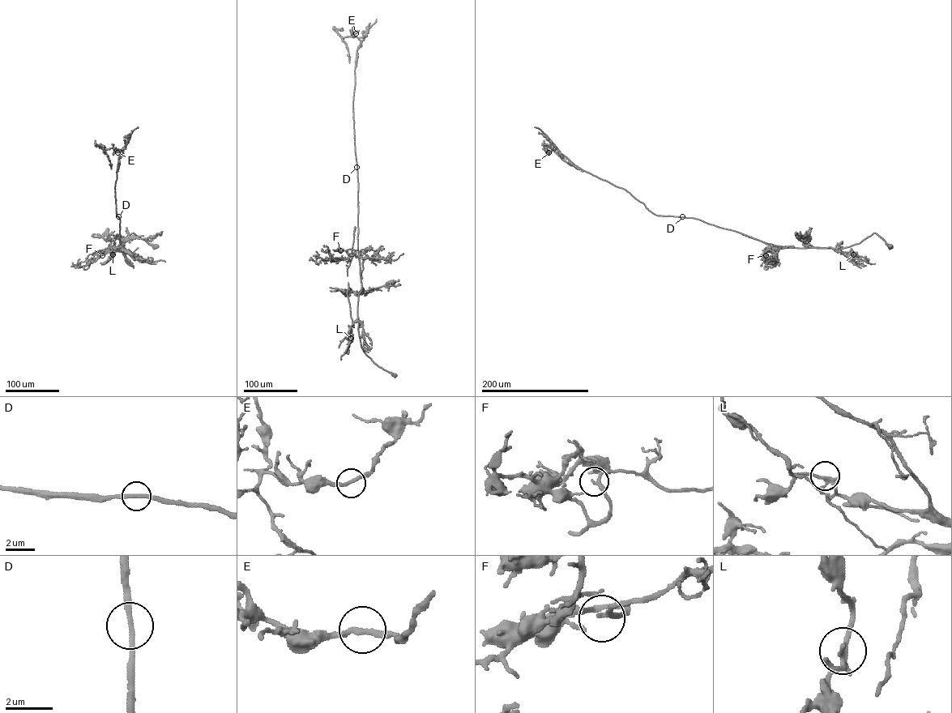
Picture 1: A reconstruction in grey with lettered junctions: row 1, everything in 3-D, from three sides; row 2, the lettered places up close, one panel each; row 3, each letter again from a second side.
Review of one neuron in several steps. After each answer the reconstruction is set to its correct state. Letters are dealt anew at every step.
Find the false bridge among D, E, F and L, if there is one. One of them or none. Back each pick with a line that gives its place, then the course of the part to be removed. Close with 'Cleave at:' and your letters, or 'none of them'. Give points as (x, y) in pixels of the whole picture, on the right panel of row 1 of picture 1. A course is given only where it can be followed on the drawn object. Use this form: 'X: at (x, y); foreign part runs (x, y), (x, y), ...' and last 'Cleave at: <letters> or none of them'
Cleave at: none of them

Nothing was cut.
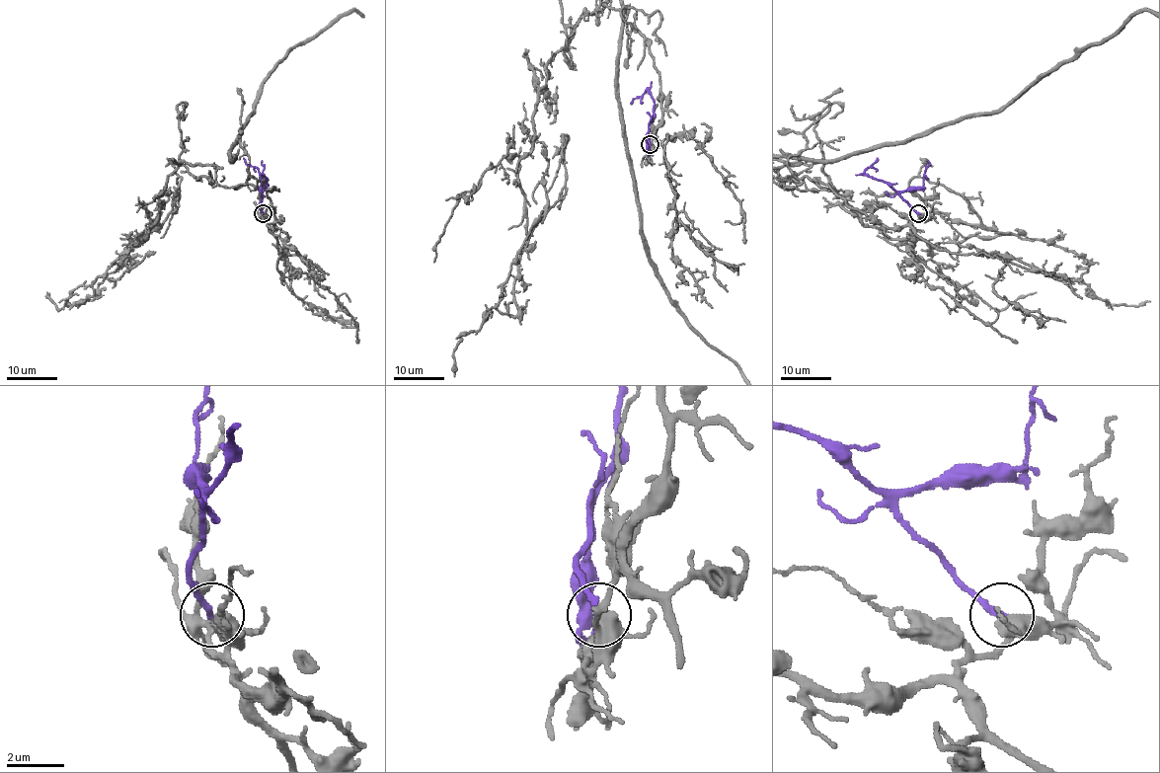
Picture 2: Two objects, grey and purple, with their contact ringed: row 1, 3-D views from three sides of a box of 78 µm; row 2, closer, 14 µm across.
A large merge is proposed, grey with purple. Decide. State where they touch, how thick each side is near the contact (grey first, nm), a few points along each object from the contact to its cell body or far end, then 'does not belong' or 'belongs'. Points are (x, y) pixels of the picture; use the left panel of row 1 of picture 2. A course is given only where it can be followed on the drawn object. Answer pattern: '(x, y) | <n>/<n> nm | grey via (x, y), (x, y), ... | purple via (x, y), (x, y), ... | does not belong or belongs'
(263, 213) | 340/220 nm | grey via (263, 213), (275, 228), (250, 159), (231, 159), (235, 141), (268, 75), (349, 11) | purple via (263, 213), (259, 203), (267, 182), (244, 158) | belongs

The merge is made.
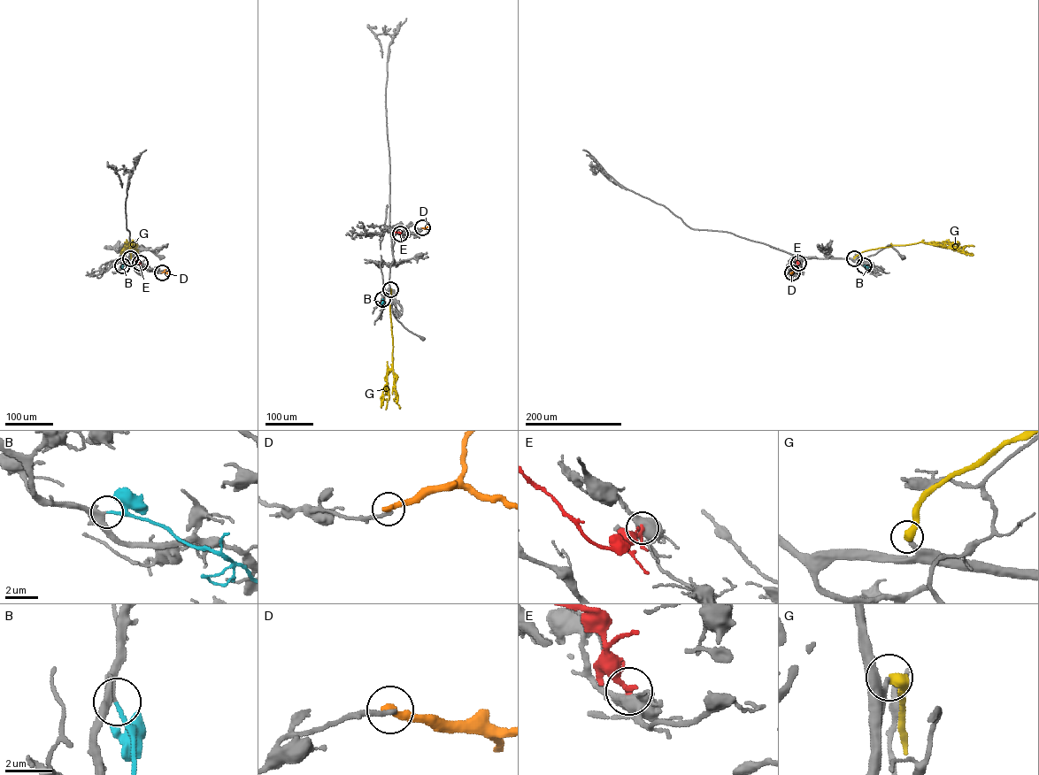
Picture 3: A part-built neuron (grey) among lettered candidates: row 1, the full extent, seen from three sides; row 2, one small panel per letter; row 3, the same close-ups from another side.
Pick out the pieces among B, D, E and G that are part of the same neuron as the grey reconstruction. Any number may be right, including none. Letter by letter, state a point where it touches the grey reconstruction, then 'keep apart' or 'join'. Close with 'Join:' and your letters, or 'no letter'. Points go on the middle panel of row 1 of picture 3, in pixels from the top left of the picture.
B: (382, 299) | join
D: (422, 227) | keep apart
E: (400, 234) | join
G: (390, 289) | join
Join: B, E, G

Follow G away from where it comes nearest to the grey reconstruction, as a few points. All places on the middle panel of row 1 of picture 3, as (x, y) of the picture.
G: (390, 289), (392, 364), (381, 397), (386, 399), (386, 410)

